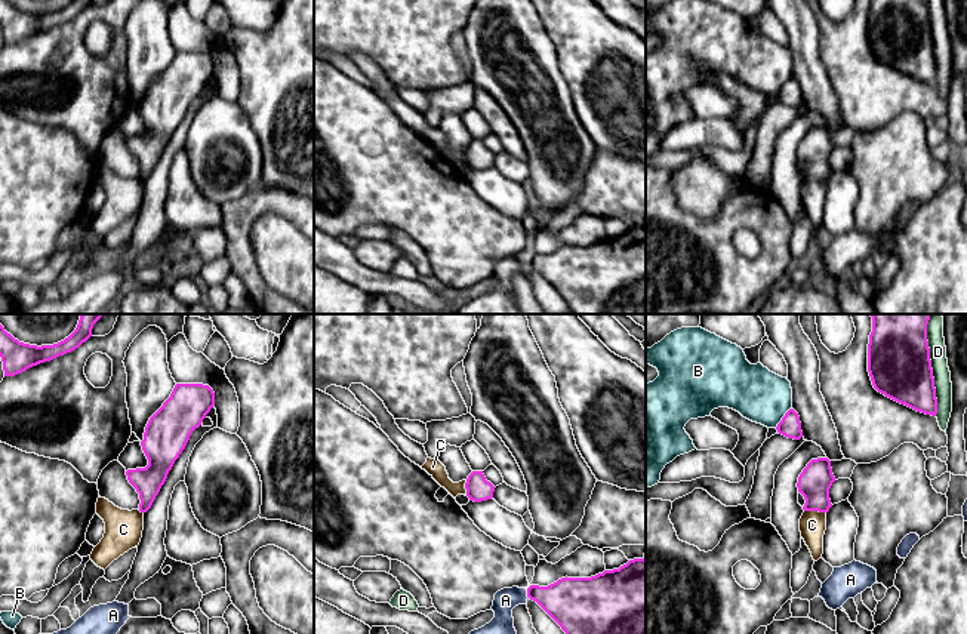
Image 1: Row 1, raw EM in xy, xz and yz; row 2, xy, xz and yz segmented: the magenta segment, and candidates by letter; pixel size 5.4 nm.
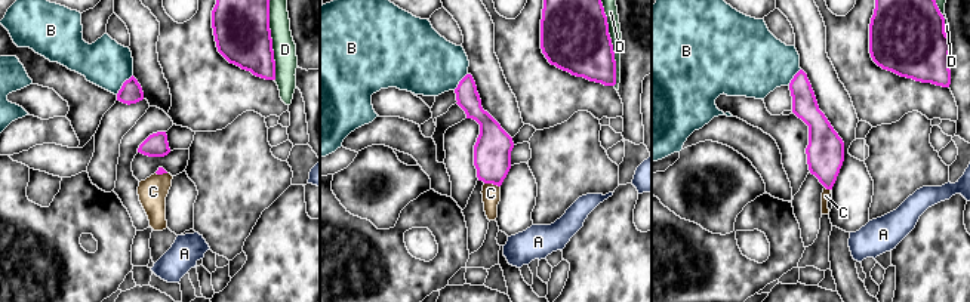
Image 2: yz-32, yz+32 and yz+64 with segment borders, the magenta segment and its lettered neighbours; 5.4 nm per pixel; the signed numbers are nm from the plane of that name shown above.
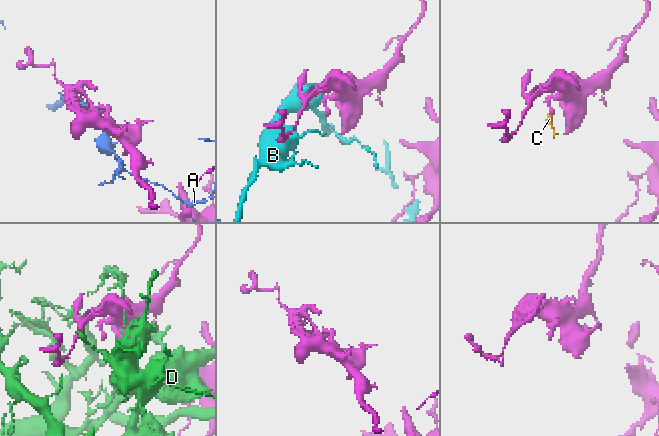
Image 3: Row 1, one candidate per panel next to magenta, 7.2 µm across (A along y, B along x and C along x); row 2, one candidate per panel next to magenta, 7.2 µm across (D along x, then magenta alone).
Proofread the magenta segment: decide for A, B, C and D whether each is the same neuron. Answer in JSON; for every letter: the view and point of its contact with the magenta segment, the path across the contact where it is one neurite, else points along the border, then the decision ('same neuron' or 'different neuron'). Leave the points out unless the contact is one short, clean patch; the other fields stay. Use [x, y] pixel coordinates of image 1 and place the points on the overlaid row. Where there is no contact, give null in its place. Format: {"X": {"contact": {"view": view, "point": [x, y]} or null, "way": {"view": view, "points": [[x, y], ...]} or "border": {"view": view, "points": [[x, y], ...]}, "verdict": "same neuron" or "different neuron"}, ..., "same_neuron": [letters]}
{"A": {"contact": {"view": "xz", "point": [527, 594]}, "verdict": "different neuron"}, "B": {"contact": {"view": "yz", "point": [782, 418]}, "verdict": "different neuron"}, "C": {"contact": {"view": "yz", "point": [815, 510]}, "border": {"view": "yz", "points": [[804, 510], [825, 513]]}, "verdict": "different neuron"}, "D": {"contact": {"view": "yz", "point": [930, 365]}, "verdict": "different neuron"}, "same_neuron": []}

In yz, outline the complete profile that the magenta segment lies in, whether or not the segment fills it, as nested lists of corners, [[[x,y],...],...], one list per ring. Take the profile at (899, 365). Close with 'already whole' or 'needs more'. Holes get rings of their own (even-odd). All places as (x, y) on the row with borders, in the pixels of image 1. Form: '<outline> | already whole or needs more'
[[[871,314],[868,372],[878,393],[936,416],[937,398],[927,341],[930,316]]] | already whole

